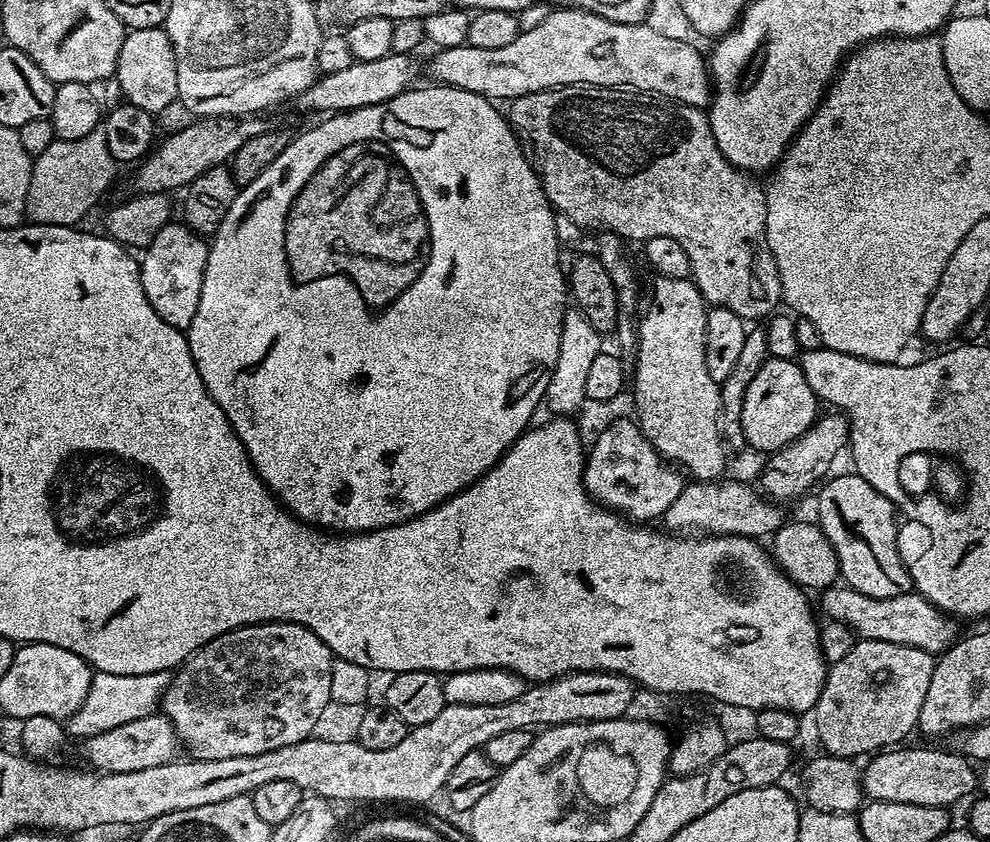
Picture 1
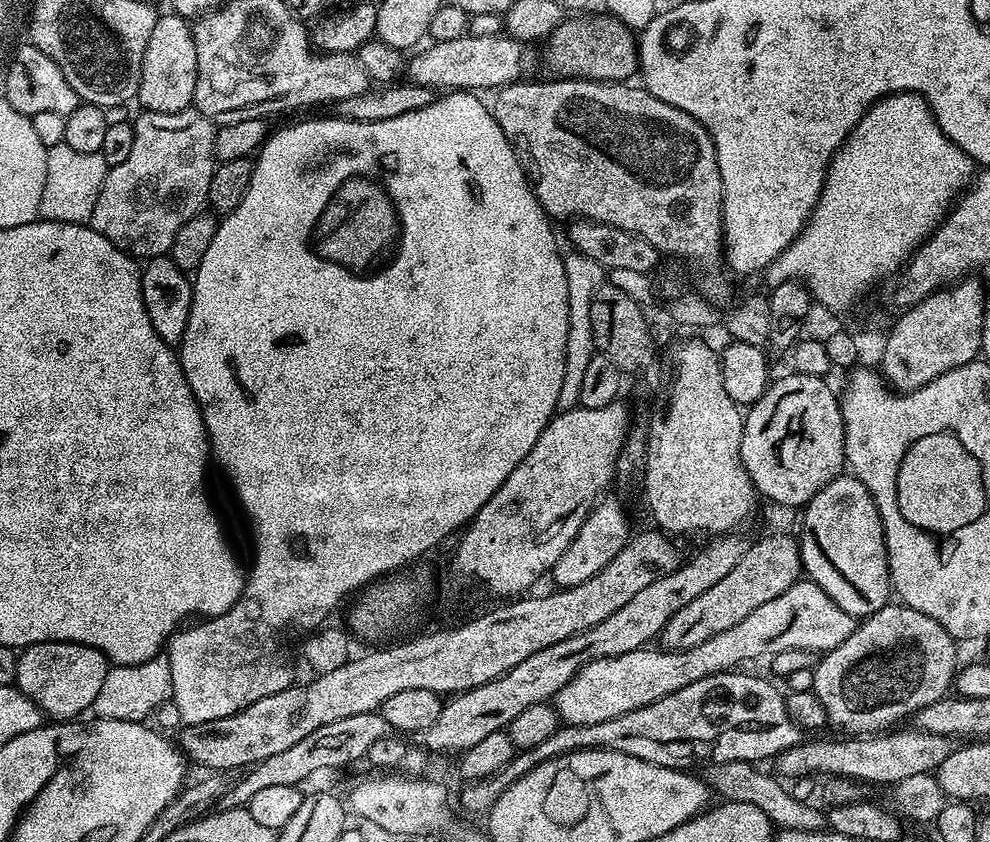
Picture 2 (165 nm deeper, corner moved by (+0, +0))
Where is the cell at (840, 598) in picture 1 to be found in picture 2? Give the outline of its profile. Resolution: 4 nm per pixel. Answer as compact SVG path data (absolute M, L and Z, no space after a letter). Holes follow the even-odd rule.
M801 578L794 586L790 586L790 590L778 594L778 598L770 598L770 602L758 606L758 610L746 614L746 618L742 618L738 626L722 630L722 634L714 634L709 640L690 650L669 652L656 646L645 646L626 654L588 661L555 694L554 707L564 724L606 722L606 718L618 718L622 714L630 714L630 710L650 706L650 702L666 698L666 694L674 694L674 690L682 690L682 686L690 686L690 682L698 682L719 672L731 672L737 666L744 666L747 660L756 660L759 656L768 658L782 650L806 650L817 654L829 652L842 646L842 642L846 642L850 634L854 634L857 623L857 617L842 610L842 606L838 606L838 602L834 602L830 594L826 594L826 590L819 588L813 580Z

